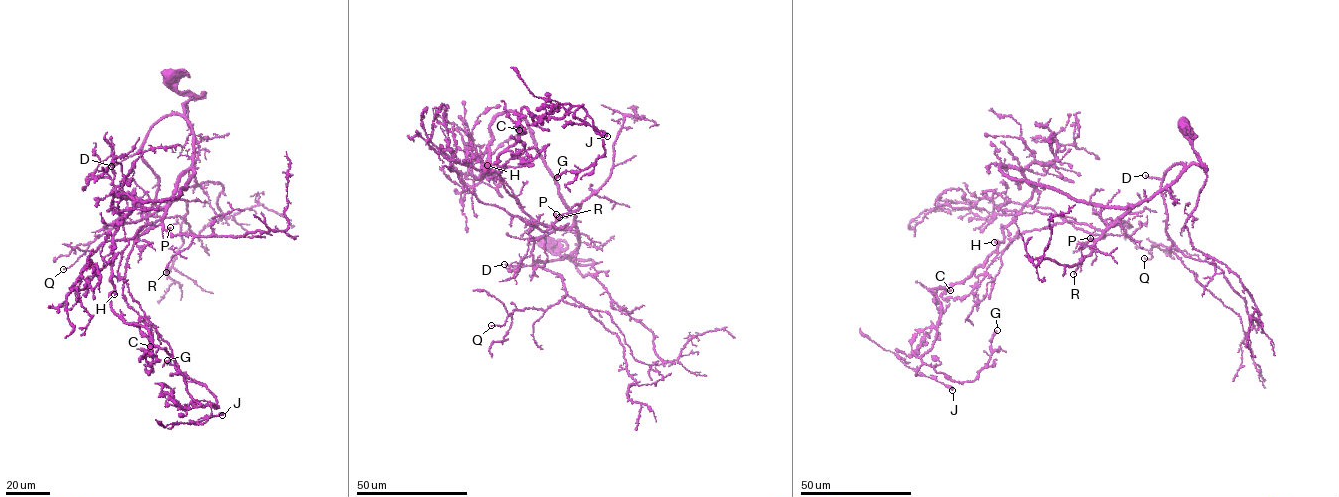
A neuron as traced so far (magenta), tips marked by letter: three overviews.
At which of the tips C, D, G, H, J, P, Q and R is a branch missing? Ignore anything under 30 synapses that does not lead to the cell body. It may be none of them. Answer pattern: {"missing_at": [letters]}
{"missing_at": ["D"]}

